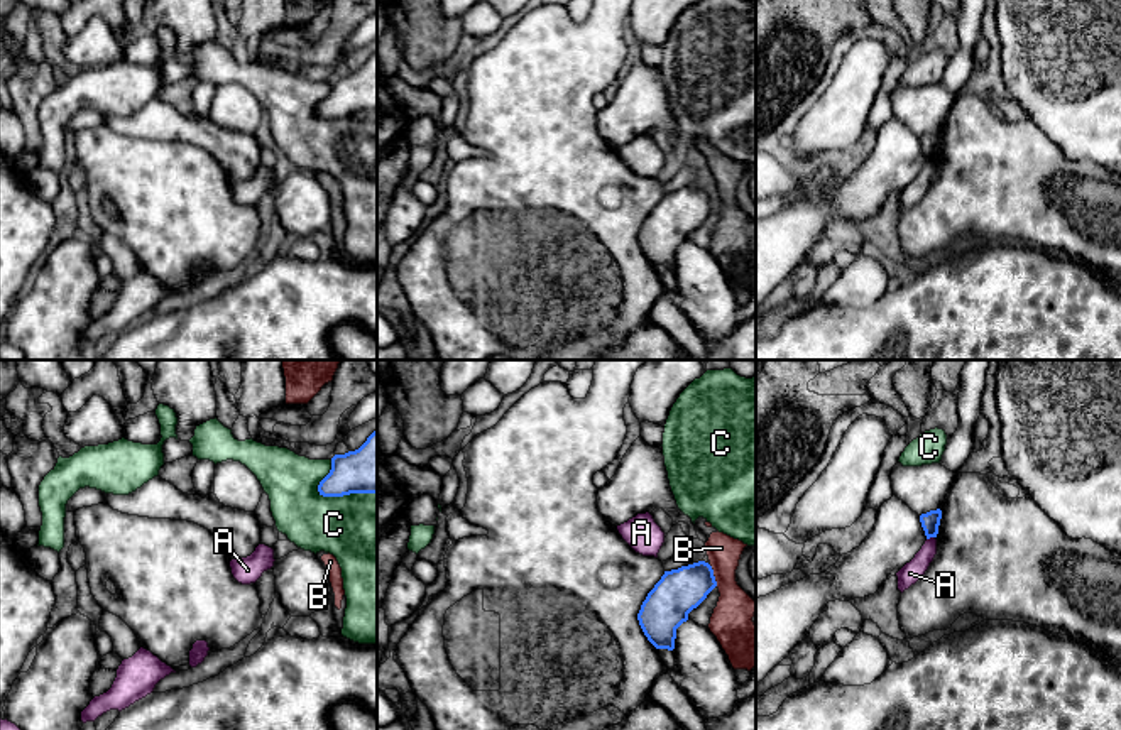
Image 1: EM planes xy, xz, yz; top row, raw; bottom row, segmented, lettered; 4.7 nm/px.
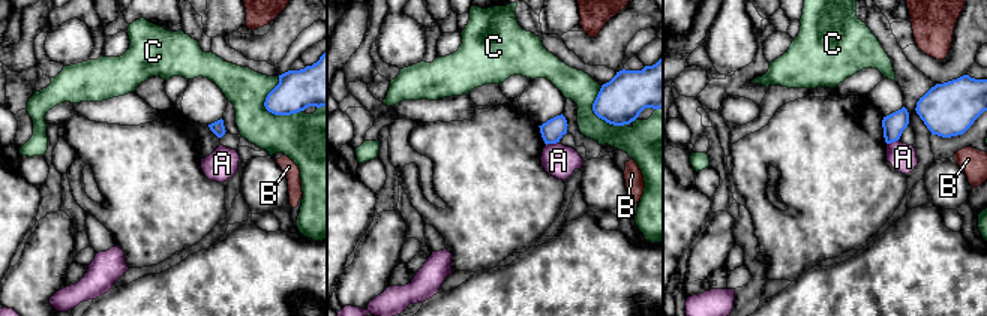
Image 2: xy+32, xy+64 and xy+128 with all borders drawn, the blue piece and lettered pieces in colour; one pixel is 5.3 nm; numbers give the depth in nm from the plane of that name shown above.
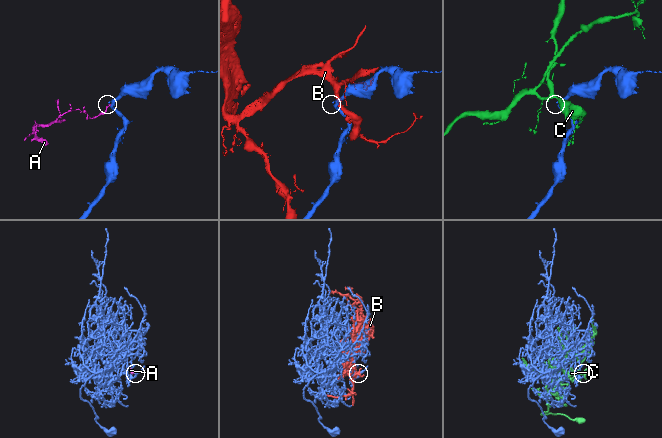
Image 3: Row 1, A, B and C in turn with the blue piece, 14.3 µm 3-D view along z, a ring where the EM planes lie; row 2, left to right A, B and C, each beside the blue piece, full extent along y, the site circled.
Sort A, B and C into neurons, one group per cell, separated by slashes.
A / B / C

